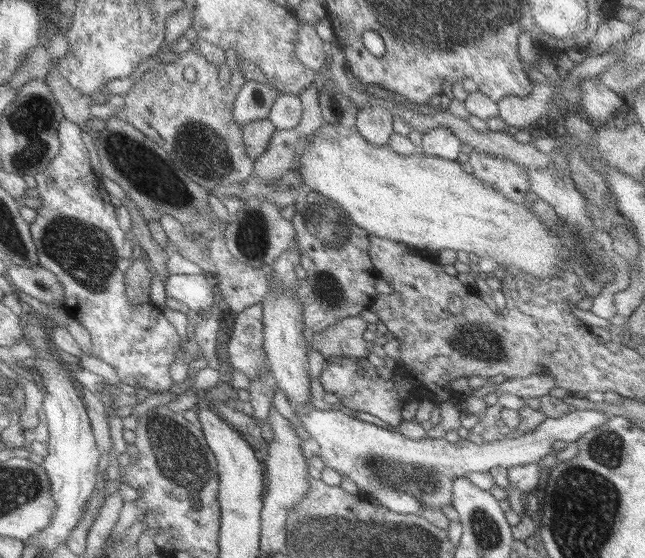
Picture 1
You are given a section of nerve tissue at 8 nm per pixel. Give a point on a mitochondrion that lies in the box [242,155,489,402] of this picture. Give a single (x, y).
(333, 231)

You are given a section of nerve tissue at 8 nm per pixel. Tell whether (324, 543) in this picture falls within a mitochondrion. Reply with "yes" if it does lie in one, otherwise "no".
yes

